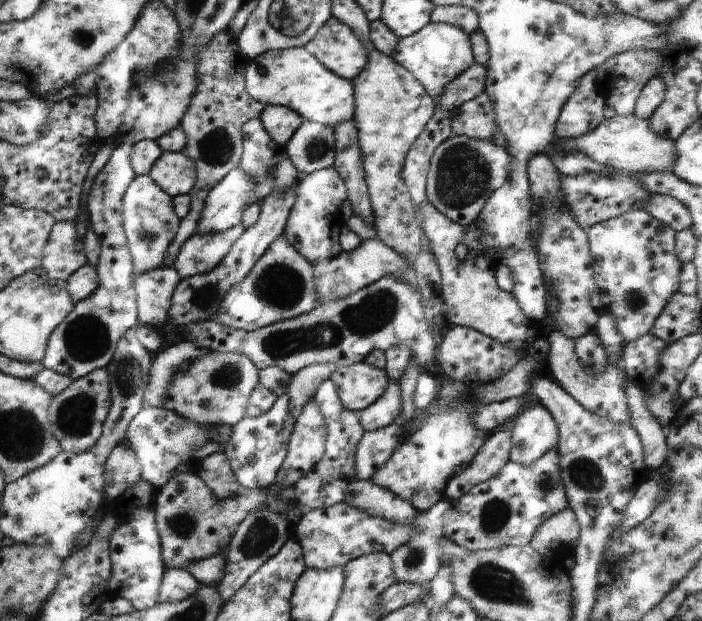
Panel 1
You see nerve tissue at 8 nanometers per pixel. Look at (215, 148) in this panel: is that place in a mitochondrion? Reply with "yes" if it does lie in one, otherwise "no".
yes

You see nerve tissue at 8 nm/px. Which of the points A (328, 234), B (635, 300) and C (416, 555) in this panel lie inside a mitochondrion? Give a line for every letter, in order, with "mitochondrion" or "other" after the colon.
A: other
B: mitochondrion
C: mitochondrion

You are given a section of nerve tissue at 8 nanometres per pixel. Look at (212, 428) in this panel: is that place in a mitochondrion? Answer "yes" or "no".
no

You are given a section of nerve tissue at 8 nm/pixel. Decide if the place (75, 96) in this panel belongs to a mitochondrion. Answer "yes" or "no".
no

